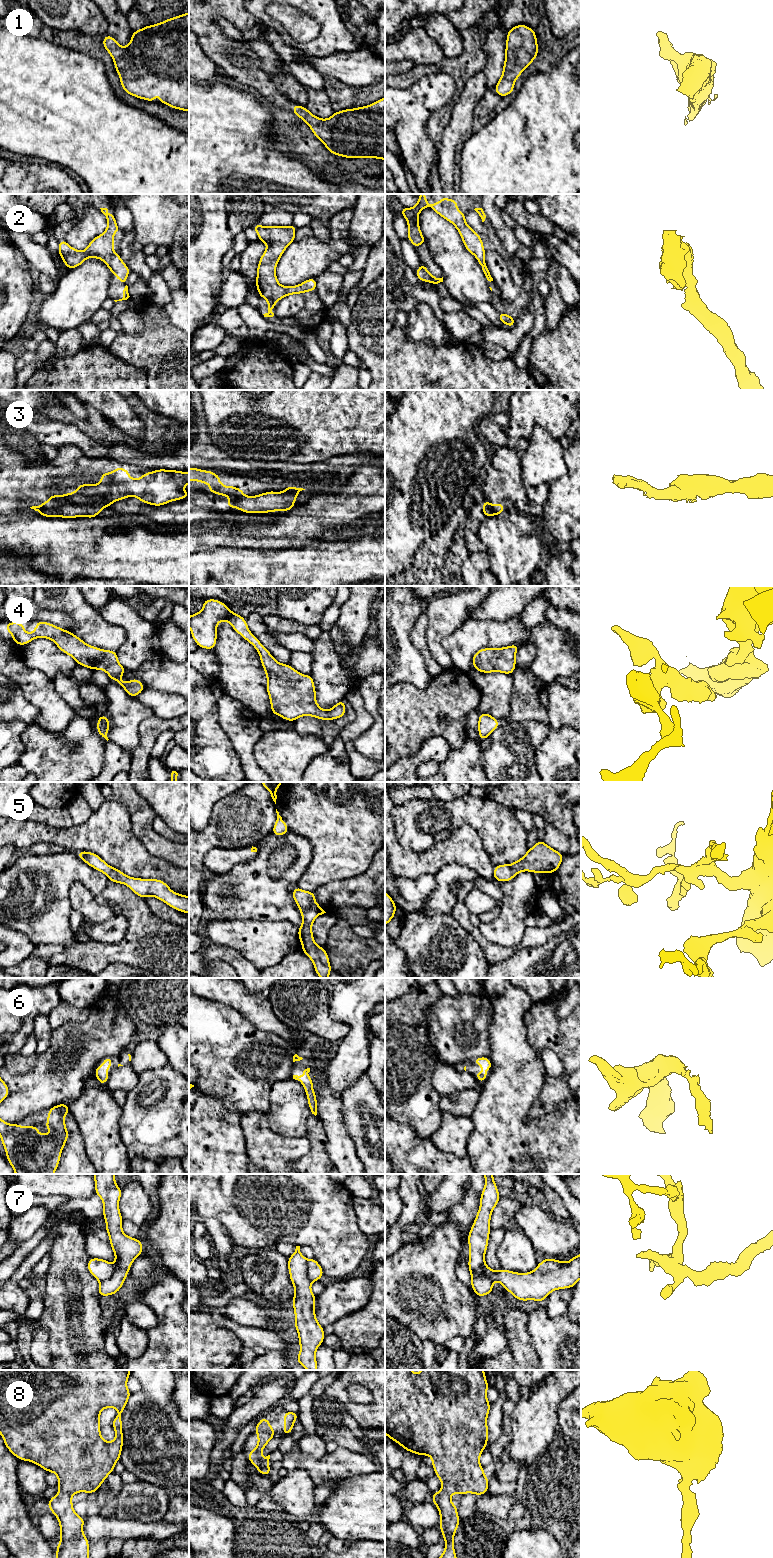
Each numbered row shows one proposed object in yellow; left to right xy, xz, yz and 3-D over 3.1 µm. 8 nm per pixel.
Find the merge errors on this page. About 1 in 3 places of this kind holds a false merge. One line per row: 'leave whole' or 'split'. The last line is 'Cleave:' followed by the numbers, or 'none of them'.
1: leave whole
2: leave whole
3: split
4: leave whole
5: leave whole
6: leave whole
7: split
8: leave whole
Cleave: 3, 7

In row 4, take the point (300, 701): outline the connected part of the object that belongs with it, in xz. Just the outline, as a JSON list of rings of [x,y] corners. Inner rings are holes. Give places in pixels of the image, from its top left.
[[[206,599],[200,612],[189,616],[192,638],[199,648],[213,650],[217,641],[217,624],[227,621],[232,628],[258,651],[266,673],[266,690],[271,703],[271,713],[294,722],[301,716],[320,720],[335,720],[346,714],[345,700],[330,710],[323,710],[316,702],[313,677],[303,675],[289,664],[279,663],[248,628],[246,619],[233,613],[217,599]]]

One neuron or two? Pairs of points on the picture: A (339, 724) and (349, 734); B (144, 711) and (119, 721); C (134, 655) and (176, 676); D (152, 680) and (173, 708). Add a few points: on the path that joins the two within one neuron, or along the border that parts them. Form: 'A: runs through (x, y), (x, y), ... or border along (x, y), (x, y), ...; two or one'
A: border along (352, 706), (355, 717), (338, 735); two
B: runs through (138, 711), (128, 712), (125, 715); one
C: border along (160, 652), (145, 660), (135, 670), (126, 670); two
D: border along (146, 687), (178, 695); two

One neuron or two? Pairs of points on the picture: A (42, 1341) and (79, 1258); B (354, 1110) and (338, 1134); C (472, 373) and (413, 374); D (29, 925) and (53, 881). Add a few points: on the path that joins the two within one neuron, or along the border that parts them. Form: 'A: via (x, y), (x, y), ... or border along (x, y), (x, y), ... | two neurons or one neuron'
A: border along (34, 1330), (43, 1328), (48, 1333), (51, 1354) | two neurons
B: border along (341, 1102), (342, 1122), (355, 1146) | two neurons
C: via (457, 373), (428, 373) | one neuron
D: via (37, 914), (37, 897), (42, 892) | one neuron

